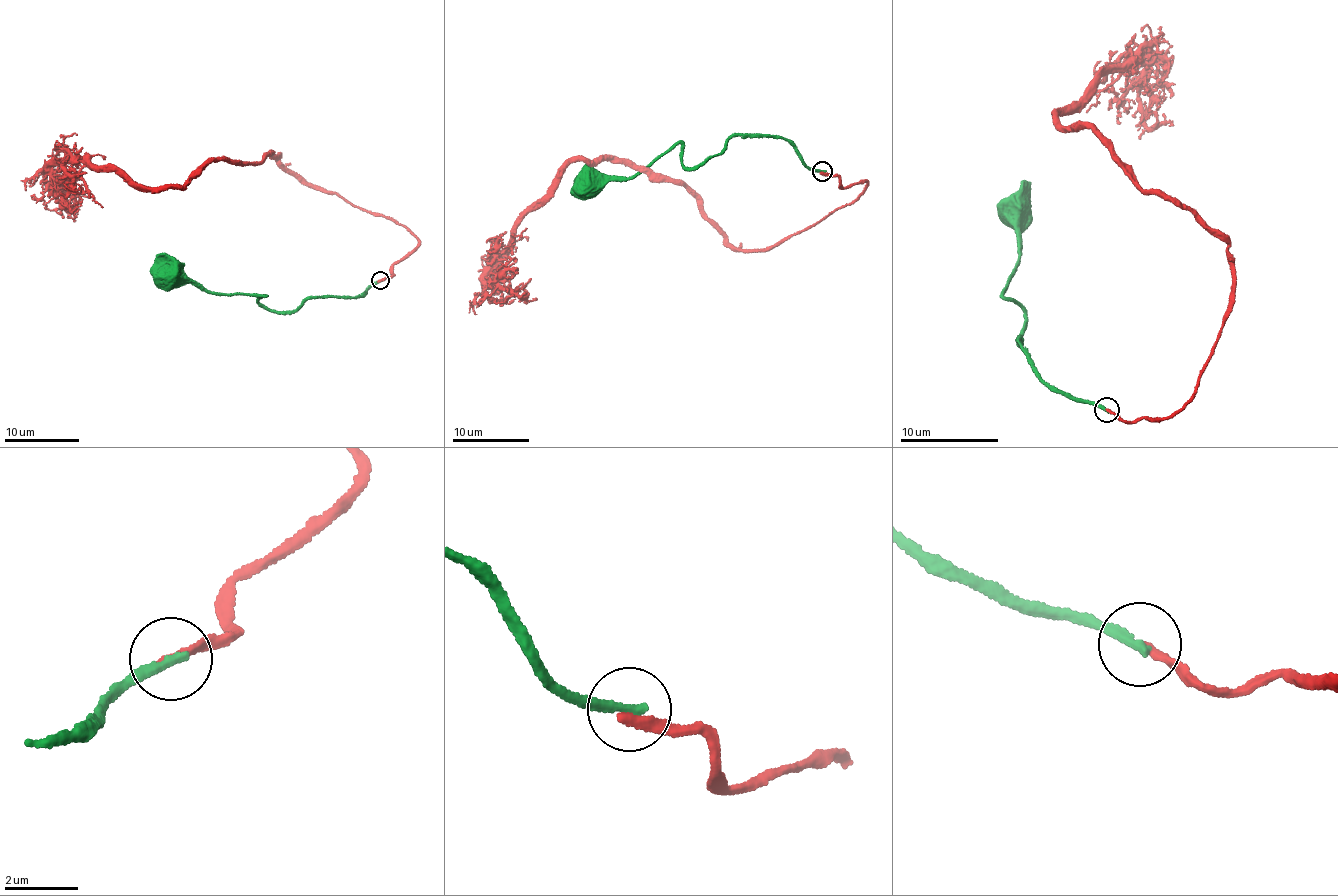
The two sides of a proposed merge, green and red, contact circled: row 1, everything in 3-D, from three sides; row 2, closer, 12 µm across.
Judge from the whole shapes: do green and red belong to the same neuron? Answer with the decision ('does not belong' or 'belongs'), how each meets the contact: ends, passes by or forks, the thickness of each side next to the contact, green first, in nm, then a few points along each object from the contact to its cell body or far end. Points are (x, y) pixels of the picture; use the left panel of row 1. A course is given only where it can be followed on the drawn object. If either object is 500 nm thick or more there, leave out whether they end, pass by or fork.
does not belong; green ends there; red ends there; 280 nm thick on the green side, 280 nm on the other; green runs (380, 279), (365, 295), (319, 296), (281, 312), (258, 300), (263, 295), (171, 286), (150, 269); red runs (380, 281), (413, 233), (270, 153), (209, 160), (168, 188), (78, 157), (52, 176), (76, 201), (84, 191)

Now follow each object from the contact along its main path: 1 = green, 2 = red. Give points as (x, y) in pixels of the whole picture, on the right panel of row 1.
1: (1107, 409), (1065, 397), (1043, 379), (1016, 337), (1022, 308), (1004, 295), (1019, 237), (1011, 223), (1026, 194)
2: (1107, 411), (1183, 411), (1228, 246), (1054, 115), (1134, 55), (1173, 124)

